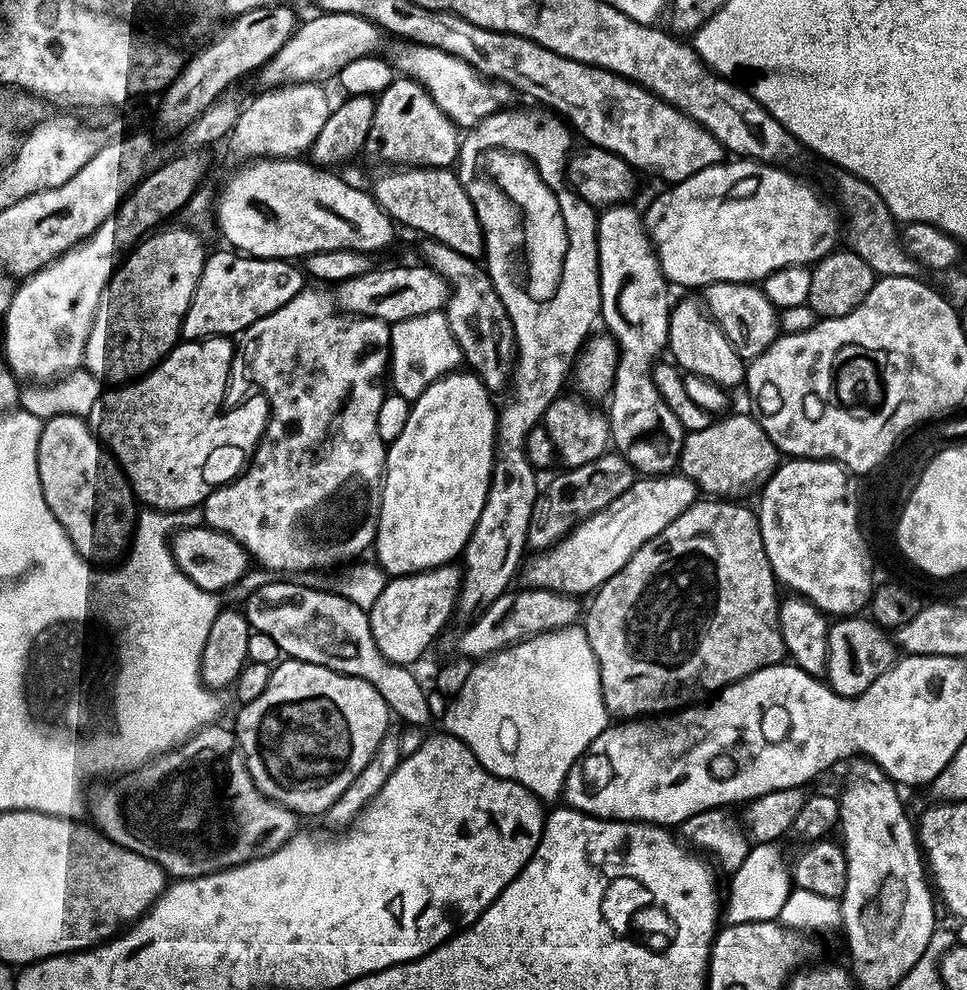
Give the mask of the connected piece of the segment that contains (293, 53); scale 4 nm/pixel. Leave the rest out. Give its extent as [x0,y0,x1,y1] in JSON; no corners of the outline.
[258,12,382,89]

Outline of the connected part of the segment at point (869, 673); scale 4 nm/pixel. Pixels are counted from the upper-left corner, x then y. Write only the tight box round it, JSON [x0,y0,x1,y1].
[826,614,898,696]

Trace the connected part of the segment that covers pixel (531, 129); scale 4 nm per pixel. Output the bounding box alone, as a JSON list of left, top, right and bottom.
[456,106,600,618]

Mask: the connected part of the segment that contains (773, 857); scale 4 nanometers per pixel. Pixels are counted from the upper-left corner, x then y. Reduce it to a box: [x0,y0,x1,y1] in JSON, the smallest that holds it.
[722,843,794,924]

